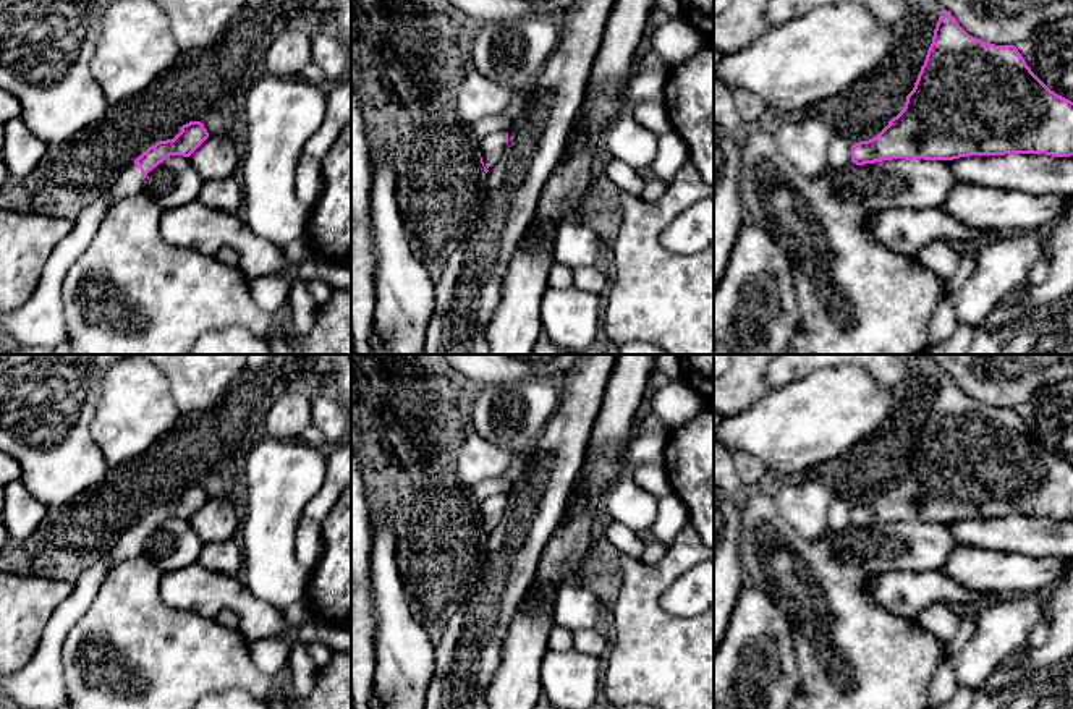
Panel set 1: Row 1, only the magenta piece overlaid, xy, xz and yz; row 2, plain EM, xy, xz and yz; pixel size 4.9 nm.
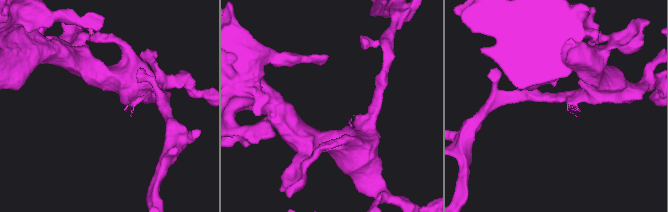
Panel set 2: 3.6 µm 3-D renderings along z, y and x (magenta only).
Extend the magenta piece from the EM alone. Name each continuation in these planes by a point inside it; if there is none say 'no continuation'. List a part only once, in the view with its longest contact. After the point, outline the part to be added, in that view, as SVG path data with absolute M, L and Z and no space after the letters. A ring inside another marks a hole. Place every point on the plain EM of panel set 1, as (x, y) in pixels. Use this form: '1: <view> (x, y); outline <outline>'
1: xz (491, 509); outline M497 494L479 503L479 515L487 533L494 531L502 523L507 508L505 495L507 494Z

